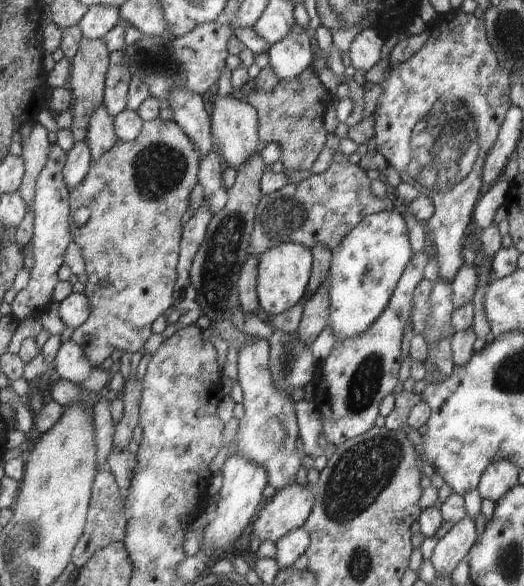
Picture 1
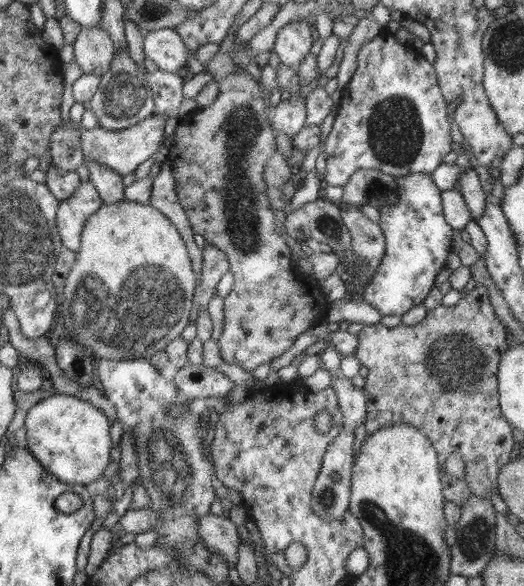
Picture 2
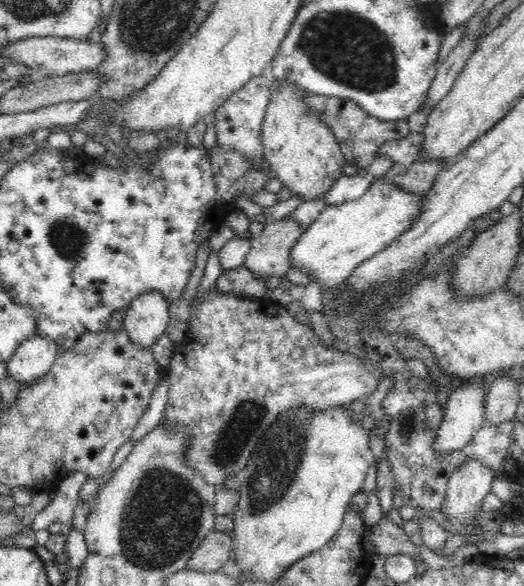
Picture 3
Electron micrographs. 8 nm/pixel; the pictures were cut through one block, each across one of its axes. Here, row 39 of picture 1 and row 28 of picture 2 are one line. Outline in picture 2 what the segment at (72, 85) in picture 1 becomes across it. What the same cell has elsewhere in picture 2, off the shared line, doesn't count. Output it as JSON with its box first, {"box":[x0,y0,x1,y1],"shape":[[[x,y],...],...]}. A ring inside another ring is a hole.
{"box":[73,24,115,77],"shape":[[[101,24],[94,28],[82,27],[73,48],[74,60],[86,74],[101,77],[110,70],[115,46]]]}

